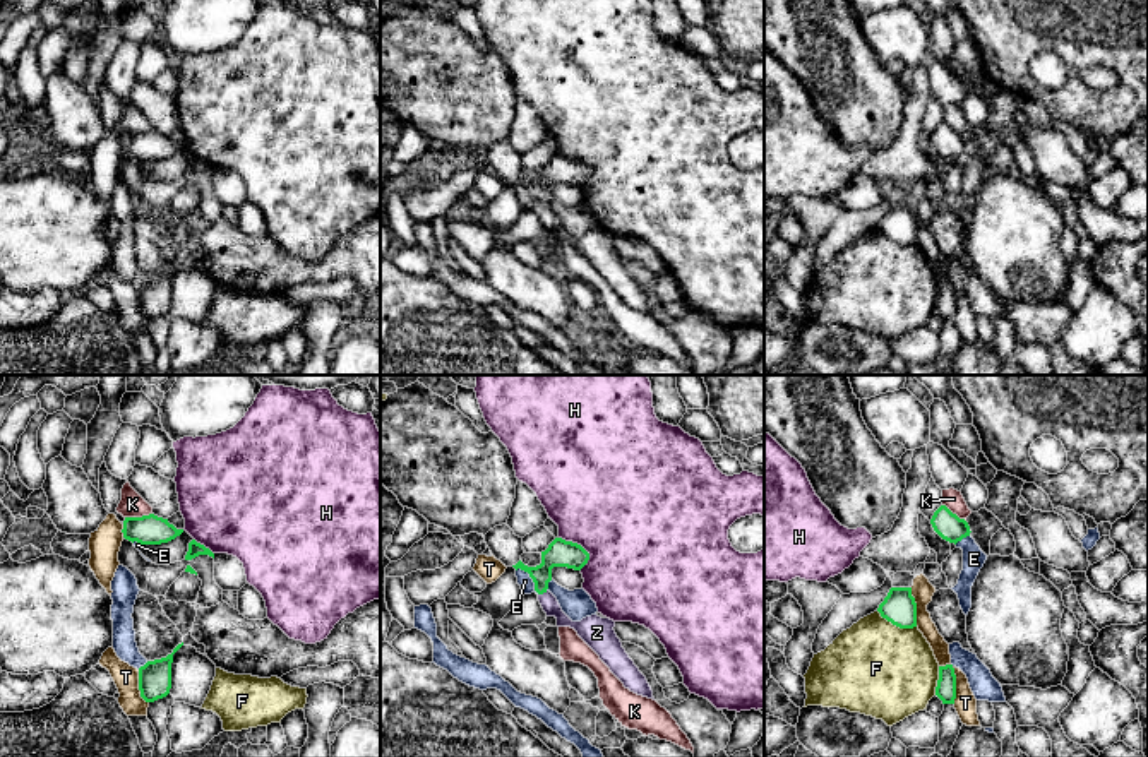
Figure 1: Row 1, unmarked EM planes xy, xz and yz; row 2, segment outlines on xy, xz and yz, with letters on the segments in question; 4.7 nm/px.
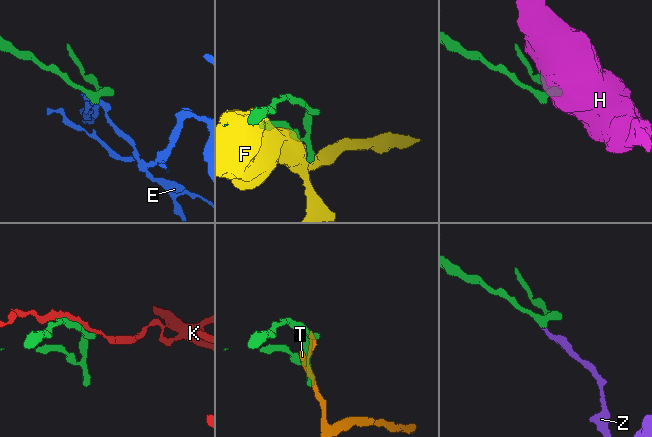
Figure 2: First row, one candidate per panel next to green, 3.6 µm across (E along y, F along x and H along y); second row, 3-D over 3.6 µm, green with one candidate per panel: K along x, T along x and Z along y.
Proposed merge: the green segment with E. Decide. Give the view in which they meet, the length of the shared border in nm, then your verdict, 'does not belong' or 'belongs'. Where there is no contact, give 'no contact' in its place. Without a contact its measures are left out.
contact in xz; length 160 nm; does not belong

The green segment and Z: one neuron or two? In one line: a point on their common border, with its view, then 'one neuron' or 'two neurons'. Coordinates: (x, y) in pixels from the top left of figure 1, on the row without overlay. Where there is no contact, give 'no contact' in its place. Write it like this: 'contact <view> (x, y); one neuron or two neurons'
contact xz (542, 209); one neuron

